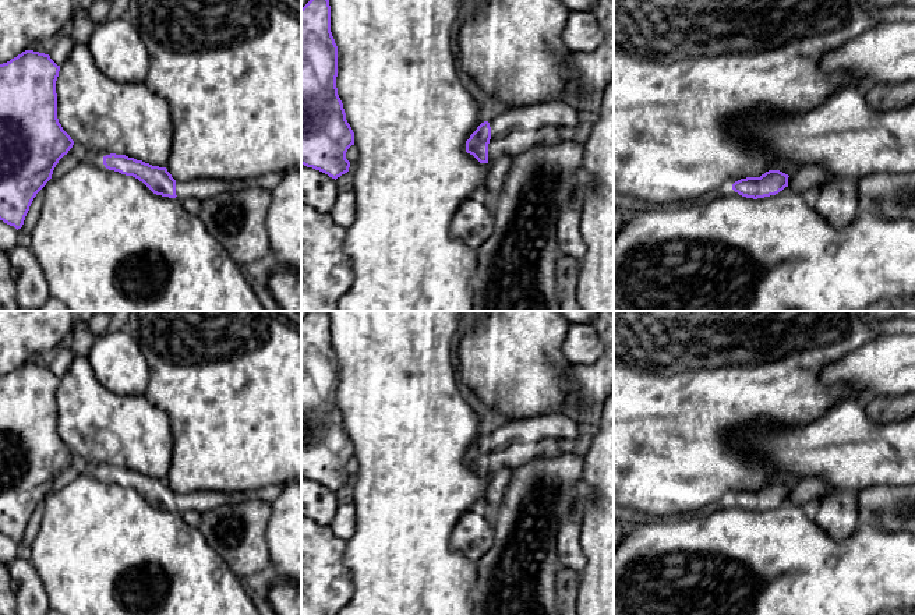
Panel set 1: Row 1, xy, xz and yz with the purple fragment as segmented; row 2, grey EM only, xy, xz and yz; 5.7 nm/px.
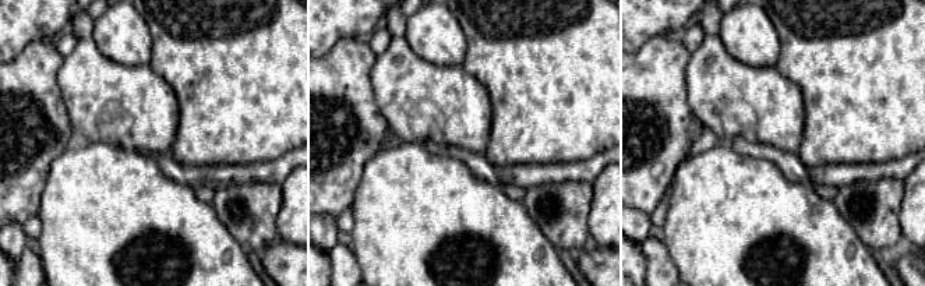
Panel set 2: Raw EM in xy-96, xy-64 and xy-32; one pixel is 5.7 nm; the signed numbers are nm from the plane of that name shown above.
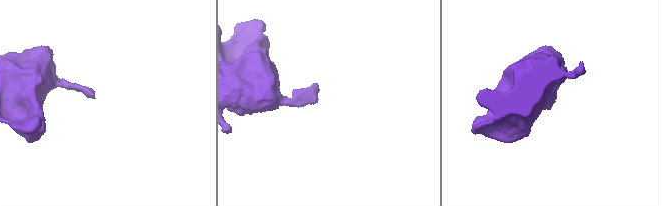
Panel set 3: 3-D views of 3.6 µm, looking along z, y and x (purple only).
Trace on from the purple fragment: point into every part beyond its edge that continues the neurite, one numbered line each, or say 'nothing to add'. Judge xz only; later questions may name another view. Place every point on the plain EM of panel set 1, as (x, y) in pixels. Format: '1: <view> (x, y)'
1: xz (513, 442)

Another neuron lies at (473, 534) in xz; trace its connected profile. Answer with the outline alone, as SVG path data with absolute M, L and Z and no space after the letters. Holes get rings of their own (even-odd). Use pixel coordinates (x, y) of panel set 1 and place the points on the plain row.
M464 513L452 531L451 545L471 561L478 561L492 545L492 522L480 513Z

